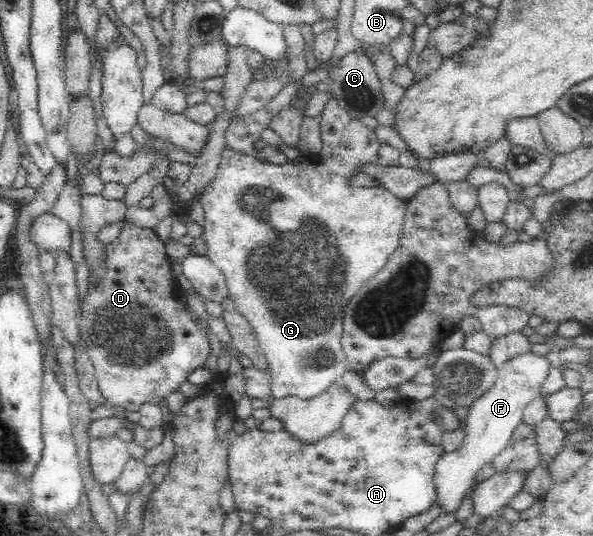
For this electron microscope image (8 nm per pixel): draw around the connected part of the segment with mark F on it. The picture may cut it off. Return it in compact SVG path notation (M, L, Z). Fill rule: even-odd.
M532 352L515 355L497 368L498 375L493 386L469 407L463 426L462 445L452 452L444 452L435 463L434 505L440 508L440 513L456 512L466 496L470 495L468 491L475 487L478 472L508 445L514 430L522 423L524 408L532 400L543 397L541 389L550 368L546 356Z

